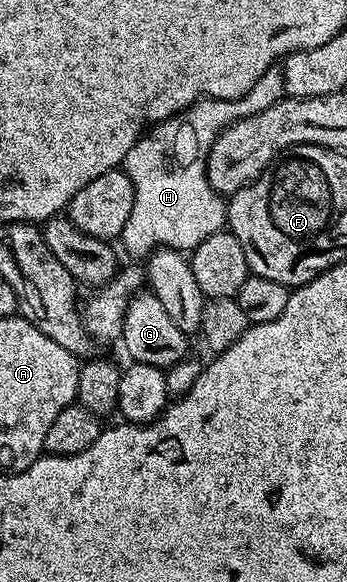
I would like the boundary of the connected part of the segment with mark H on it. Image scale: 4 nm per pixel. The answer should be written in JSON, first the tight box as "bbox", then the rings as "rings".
{"bbox":[119,66,285,256],"rings":[[[279,66],[266,69],[254,89],[240,99],[200,99],[178,115],[149,126],[126,153],[122,170],[134,185],[134,209],[119,242],[132,255],[147,256],[158,247],[191,253],[206,237],[225,230],[226,203],[208,180],[208,154],[214,141],[231,123],[262,113],[285,98],[284,73]]]}

